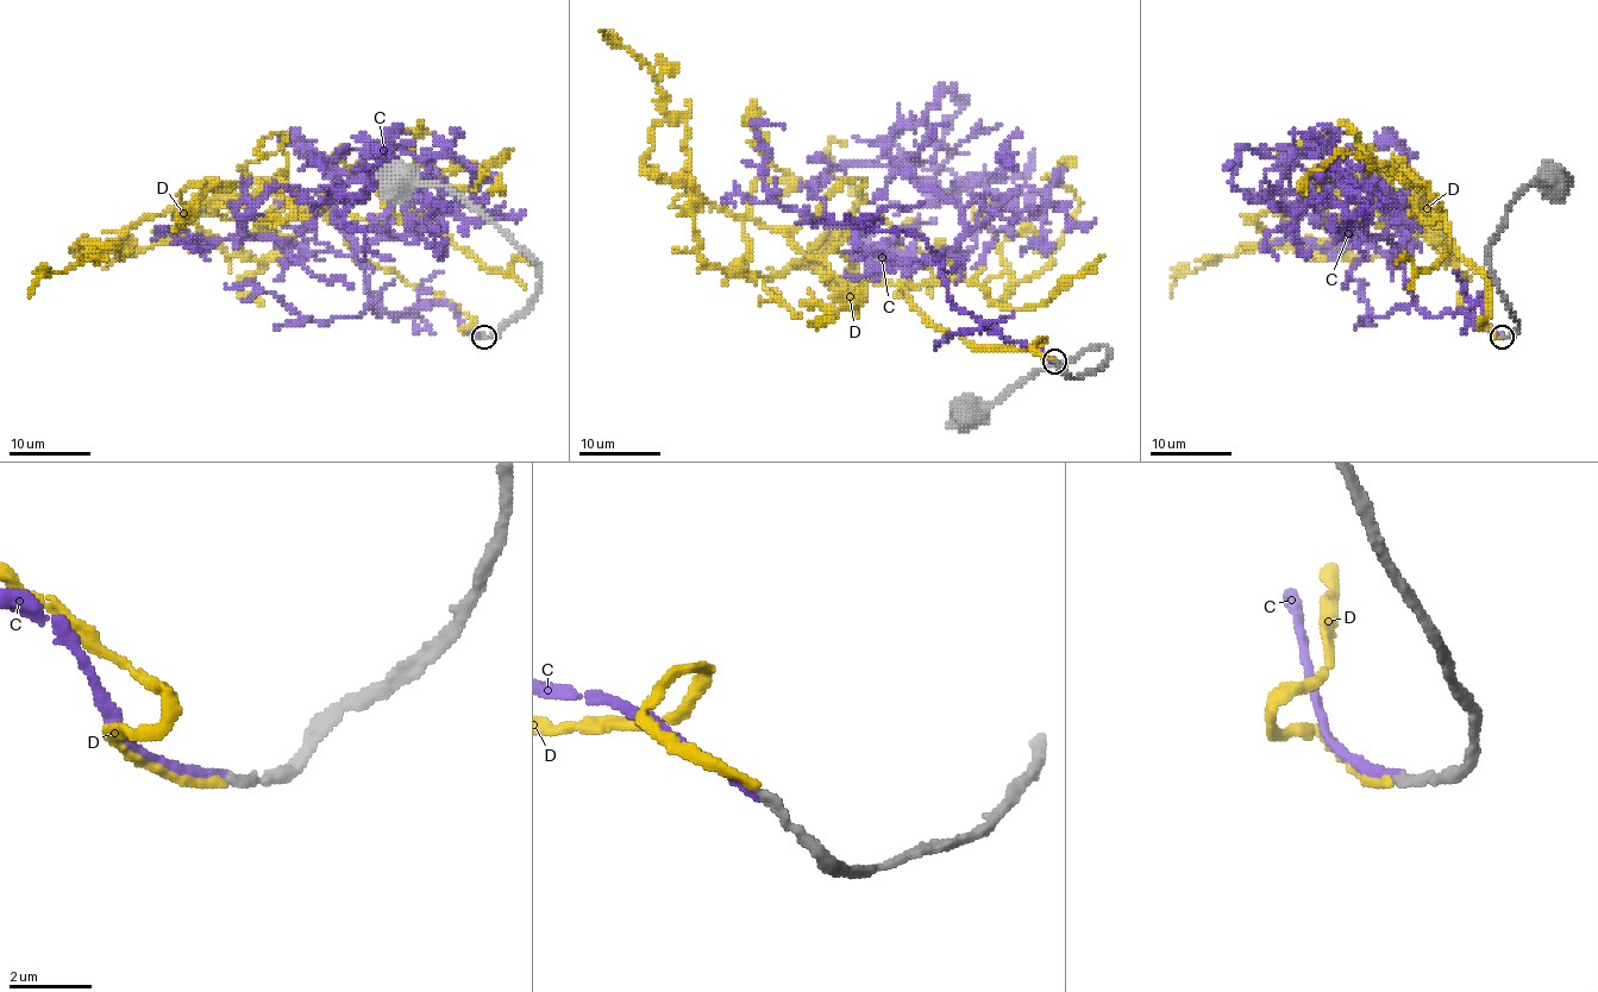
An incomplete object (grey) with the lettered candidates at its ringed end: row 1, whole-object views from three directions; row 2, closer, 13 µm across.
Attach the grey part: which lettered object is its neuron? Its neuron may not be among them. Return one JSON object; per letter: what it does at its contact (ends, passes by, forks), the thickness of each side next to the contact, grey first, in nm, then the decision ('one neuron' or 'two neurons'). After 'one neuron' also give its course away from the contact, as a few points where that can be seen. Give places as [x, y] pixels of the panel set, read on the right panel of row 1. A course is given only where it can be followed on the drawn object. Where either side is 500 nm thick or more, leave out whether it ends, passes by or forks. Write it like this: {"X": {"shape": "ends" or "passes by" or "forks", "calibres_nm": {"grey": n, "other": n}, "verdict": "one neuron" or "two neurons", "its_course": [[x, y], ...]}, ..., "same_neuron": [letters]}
{"C": {"shape": "ends", "calibres_nm": {"grey": 240, "other": 240}, "verdict": "two neurons"}, "D": {"shape": "ends", "calibres_nm": {"grey": 220, "other": 220}, "verdict": "one neuron", "its_course": [[1502, 336], [1479, 321], [1489, 278], [1423, 218], [1417, 182], [1397, 255], [1255, 244], [1170, 295]]}, "same_neuron": ["D"]}

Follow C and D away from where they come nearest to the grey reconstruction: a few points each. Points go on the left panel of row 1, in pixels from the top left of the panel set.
C: (484, 336), (447, 306), (369, 303), (362, 250), (482, 215), (371, 144), (402, 190), (431, 176)
D: (484, 336), (261, 182), (229, 187), (130, 255), (101, 244), (27, 295)

